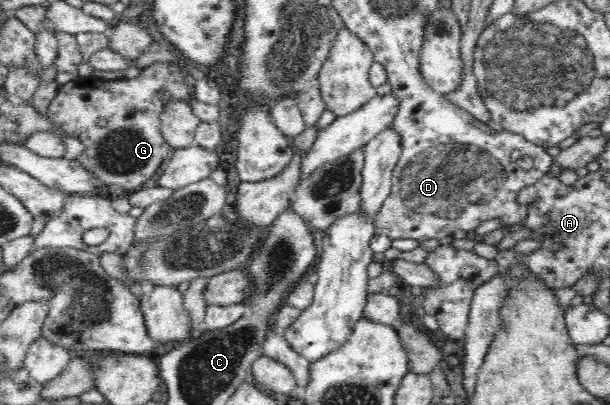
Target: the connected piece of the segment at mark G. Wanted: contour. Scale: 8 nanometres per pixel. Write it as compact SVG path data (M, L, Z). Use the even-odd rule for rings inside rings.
M155 62L131 79L76 77L59 87L49 105L47 118L86 148L75 161L97 176L101 183L119 193L136 191L157 173L165 159L169 159L171 147L160 131L161 115L167 105L191 101L186 75L178 63Z

